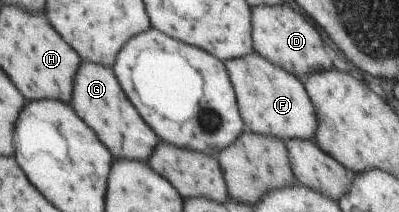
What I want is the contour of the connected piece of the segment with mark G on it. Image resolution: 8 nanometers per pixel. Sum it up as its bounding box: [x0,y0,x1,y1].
[72,61,160,161]

